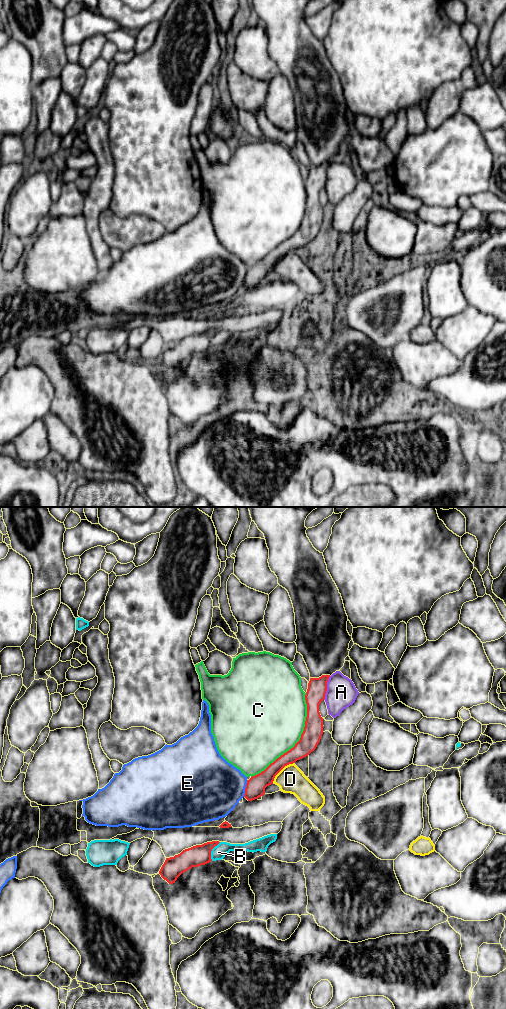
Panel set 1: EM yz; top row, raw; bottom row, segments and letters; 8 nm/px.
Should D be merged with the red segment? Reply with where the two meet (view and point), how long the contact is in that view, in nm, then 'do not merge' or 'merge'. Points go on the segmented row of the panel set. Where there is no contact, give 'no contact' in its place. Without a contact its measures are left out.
contact yz (281, 769); length 240 nm; merge

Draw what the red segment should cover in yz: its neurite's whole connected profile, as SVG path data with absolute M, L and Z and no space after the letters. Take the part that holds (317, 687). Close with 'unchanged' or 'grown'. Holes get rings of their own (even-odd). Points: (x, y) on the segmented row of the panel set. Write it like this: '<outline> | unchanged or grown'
M330 675L310 678L305 695L307 717L300 740L293 748L277 758L264 771L247 780L244 797L248 801L258 799L265 794L265 788L273 784L275 776L287 765L295 763L313 752L323 734L323 718L319 705L325 699L327 682Z | unchanged

